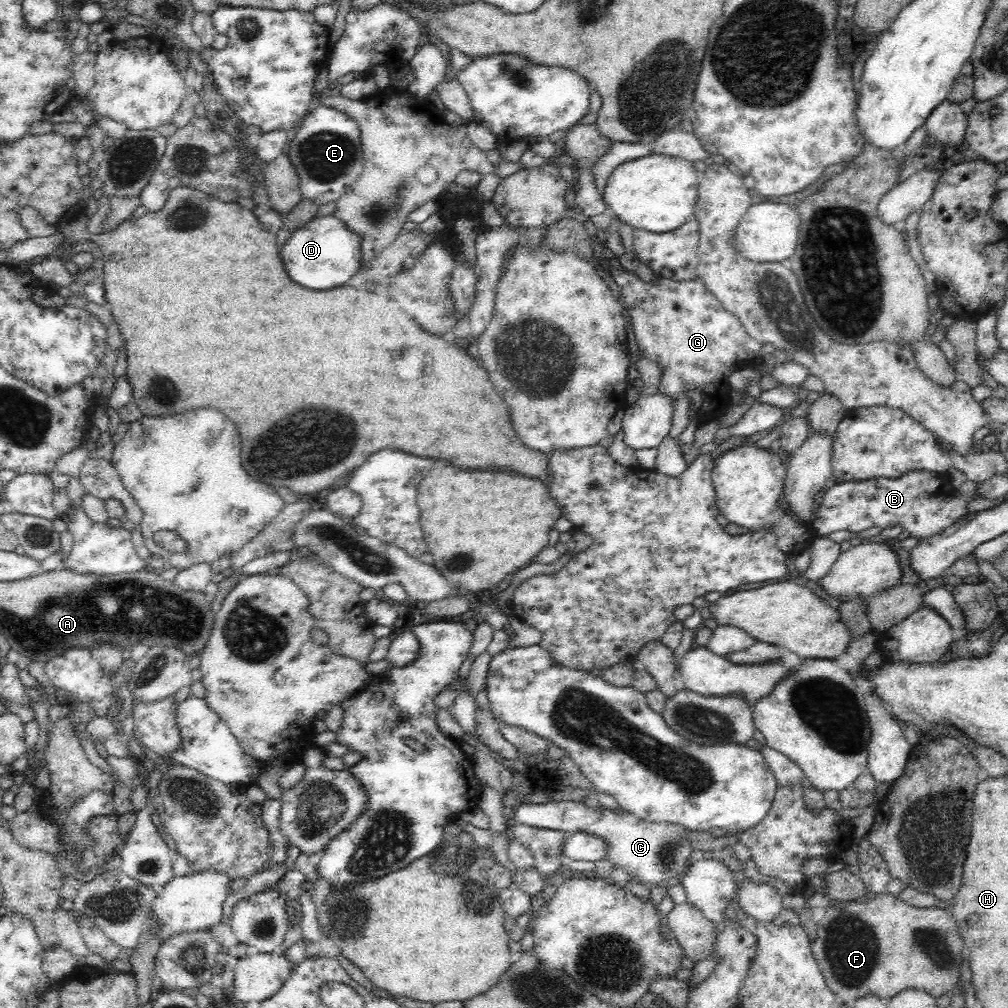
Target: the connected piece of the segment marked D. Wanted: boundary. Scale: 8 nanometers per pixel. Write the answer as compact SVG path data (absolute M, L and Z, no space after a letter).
M333 214L313 218L292 232L291 236L280 254L288 276L304 288L330 290L342 286L362 267L360 235L348 229Z

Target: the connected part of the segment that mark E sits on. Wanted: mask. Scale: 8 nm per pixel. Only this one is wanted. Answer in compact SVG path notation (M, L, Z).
M322 104L309 111L298 124L287 151L299 178L301 195L319 206L338 200L363 169L359 124L349 114Z

